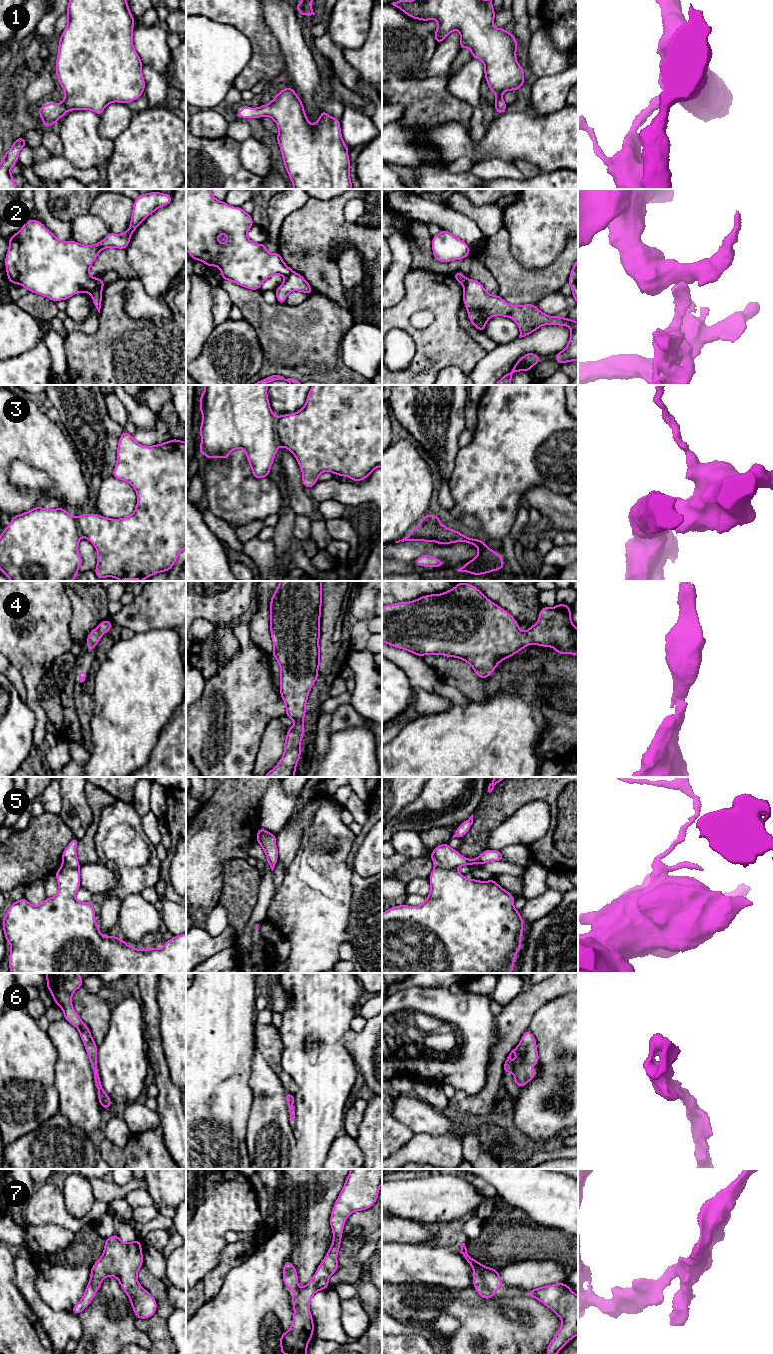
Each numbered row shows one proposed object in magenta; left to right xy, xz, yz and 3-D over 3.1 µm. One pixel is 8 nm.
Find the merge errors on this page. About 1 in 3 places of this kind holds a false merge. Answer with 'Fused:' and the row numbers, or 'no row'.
Fused: 2, 3, 5

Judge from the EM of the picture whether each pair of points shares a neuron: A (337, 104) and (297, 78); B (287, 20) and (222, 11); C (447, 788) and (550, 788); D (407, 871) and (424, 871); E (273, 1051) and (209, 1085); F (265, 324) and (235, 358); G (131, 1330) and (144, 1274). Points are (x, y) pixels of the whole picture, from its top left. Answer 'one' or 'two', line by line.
A: two
B: two
C: two
D: one
E: two
F: two
G: two

